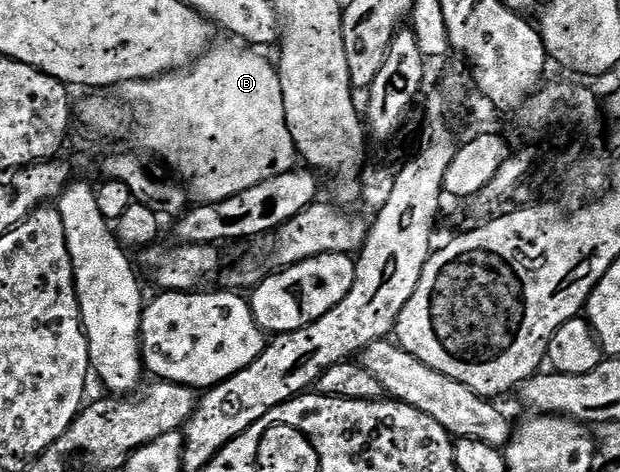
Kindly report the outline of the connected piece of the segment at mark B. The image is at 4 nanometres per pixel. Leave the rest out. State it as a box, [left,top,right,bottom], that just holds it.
[121,43,297,203]

